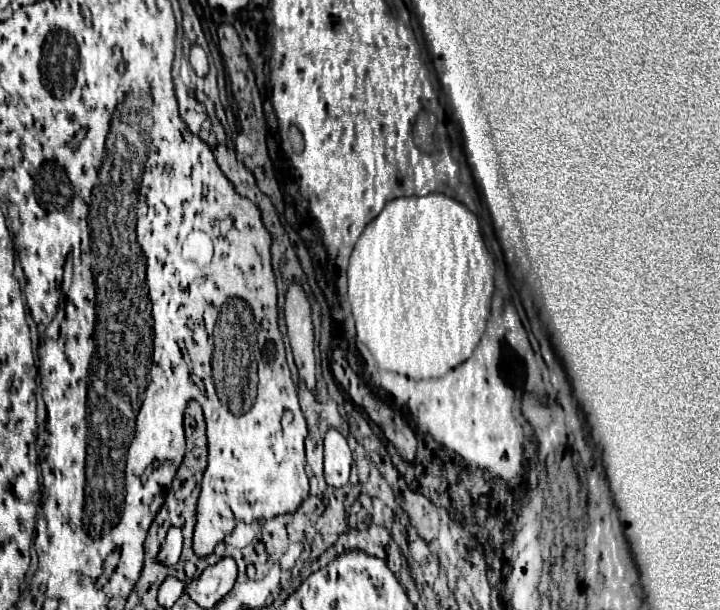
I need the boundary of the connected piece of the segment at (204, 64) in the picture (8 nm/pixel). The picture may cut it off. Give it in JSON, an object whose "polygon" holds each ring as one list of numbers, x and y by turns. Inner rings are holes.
{"polygon":[[191,45,191,51,189,51,189,61,191,61,191,67,195,69,195,73,199,77,205,77,207,75,207,69,209,69,209,59,205,55,205,51,199,47,199,45]]}

